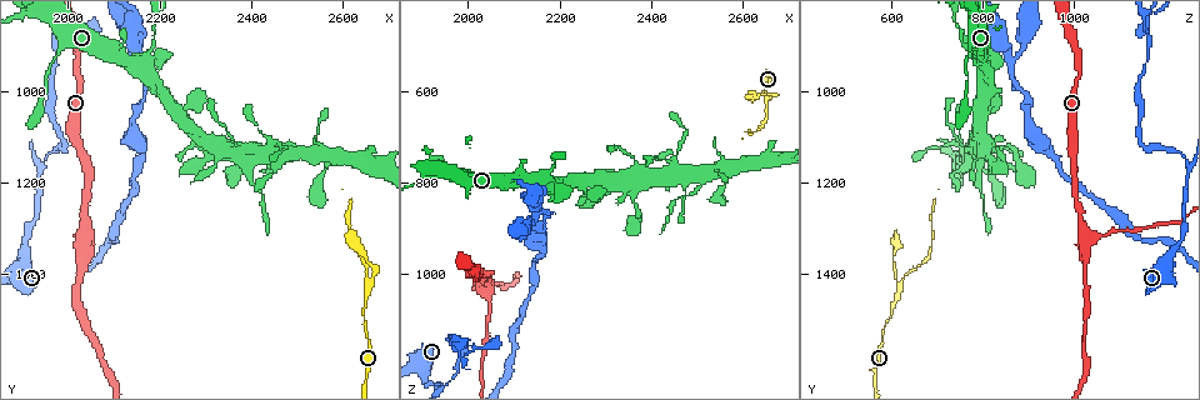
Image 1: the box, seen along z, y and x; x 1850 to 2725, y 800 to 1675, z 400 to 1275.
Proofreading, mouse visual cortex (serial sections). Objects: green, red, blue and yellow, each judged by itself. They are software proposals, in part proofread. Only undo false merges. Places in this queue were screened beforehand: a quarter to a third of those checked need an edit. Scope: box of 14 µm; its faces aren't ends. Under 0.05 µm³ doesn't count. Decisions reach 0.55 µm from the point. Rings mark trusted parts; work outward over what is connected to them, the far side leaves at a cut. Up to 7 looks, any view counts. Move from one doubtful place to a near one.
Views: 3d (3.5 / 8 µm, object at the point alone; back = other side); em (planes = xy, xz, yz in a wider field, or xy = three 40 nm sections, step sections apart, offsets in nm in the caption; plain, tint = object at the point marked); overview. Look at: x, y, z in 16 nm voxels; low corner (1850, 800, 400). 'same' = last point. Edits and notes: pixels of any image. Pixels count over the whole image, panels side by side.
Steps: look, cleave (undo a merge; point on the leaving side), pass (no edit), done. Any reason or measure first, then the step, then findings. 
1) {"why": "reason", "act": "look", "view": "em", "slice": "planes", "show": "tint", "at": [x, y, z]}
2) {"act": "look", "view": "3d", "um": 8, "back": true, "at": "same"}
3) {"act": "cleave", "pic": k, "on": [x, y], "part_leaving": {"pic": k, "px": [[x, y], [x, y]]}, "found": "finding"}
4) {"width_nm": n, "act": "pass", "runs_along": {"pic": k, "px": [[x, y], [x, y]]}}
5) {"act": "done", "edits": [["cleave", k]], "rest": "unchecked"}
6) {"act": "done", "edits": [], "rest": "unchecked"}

{"why": "abrupt turn", "act": "look", "view": "3d", "um": 3.5, "at": [1990, 1120, 1150]}

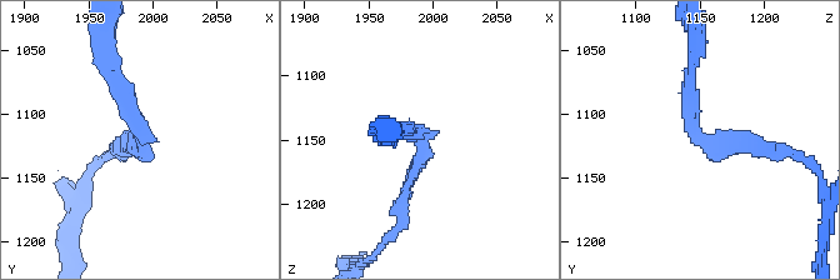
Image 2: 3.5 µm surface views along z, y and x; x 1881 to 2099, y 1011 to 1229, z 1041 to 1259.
{"arm_widths_nm": [200, 200], "act": "look", "view": "em", "slice": "xy", "step": 2, "show": "plain", "at": [1988, 1116, 1150]}

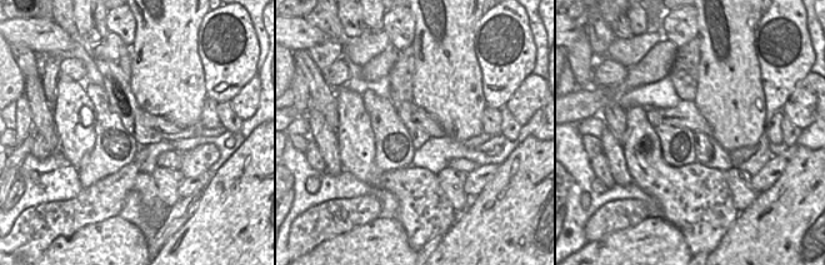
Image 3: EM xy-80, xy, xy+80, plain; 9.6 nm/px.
{"act": "look", "view": "em", "slice": "xy", "step": 2, "show": "tint", "at": "same"}

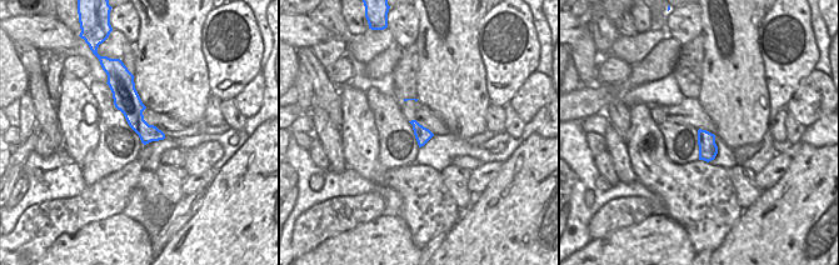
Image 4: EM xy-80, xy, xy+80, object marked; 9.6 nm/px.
{"act": "cleave", "pic": 2, "on": [130, 93], "border": {"pic": 4, "px": [[413, 124], [418, 125], [430, 138]]}, "found": "two cells meet here"}

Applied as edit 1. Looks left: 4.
{"why": "redraw", "act": "look", "view": "overview"}

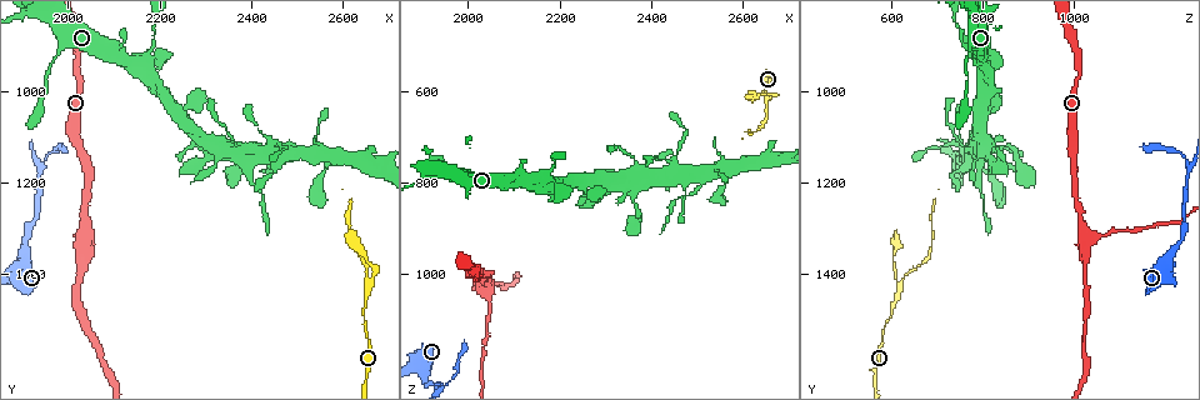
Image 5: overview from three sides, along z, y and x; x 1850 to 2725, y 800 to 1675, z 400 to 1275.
{"why": "three arms meet", "act": "look", "view": "3d", "um": 3.5, "back": true, "at": [2045, 1325, 1040]}

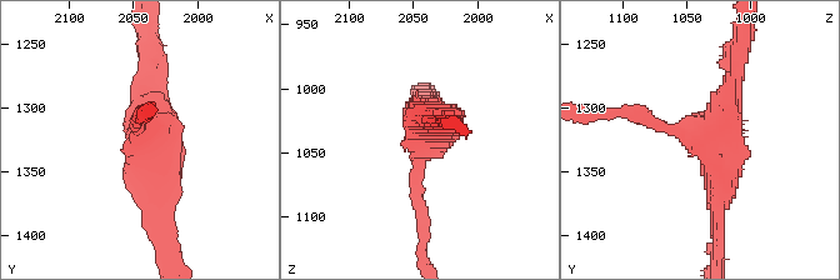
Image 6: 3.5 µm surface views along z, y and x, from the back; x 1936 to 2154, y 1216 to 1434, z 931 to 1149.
{"arms": 3, "arm_widths_nm": [150, 250, 250], "why": "need the tissue", "act": "look", "view": "em", "slice": "xy", "step": 3, "show": "tint", "at": [2040, 1320, 1042]}

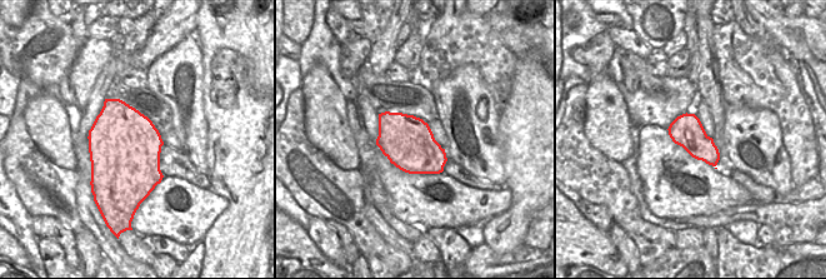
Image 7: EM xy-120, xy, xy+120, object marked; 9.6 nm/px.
{"act": "pass", "found": "continuous, no second cell"}

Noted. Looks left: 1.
{"act": "done", "edits": [["cleave", 2]], "rest": "unchecked"}

